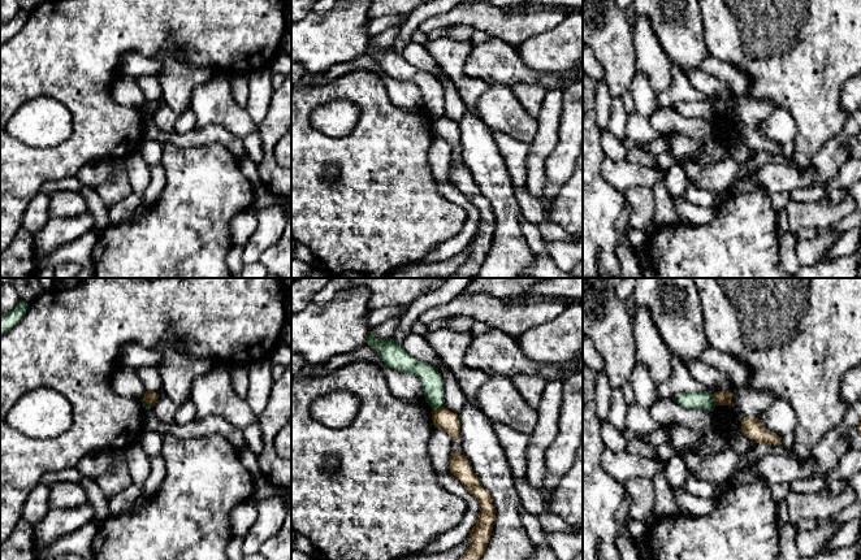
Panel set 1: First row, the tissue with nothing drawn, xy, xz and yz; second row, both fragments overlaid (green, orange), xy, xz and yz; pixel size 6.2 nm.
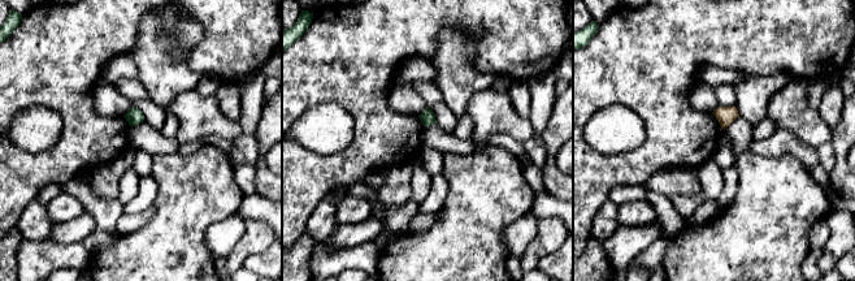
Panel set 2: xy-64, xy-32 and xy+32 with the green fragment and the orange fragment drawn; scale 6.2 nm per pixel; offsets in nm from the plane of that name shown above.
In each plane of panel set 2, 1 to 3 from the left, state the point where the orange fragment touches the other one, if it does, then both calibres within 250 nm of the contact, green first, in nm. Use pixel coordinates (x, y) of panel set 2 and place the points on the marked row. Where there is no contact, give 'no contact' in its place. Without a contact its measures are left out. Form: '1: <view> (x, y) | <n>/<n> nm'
1: no contact
2: no contact
3: no contact

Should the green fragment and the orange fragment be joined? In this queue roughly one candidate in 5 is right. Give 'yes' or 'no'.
no

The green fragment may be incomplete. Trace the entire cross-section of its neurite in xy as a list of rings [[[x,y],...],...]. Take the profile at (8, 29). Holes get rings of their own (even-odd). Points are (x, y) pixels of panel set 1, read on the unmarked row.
[[[18,9],[13,19],[0,25],[0,44],[8,42],[26,23],[29,14],[23,9]]]

